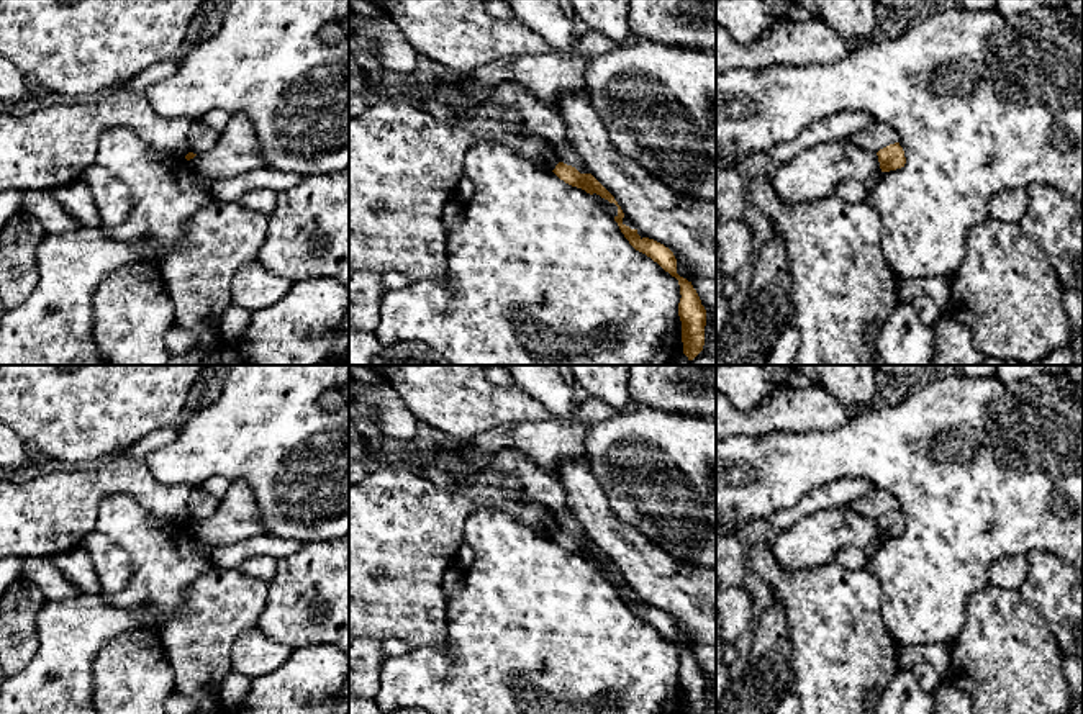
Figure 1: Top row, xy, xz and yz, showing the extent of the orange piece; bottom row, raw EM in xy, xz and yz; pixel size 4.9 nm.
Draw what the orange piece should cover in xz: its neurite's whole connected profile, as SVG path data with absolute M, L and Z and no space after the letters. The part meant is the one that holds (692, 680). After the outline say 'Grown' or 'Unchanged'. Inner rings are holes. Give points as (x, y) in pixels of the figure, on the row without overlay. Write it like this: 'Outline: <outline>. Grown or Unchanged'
Outline: M559 529L552 539L565 550L582 555L590 562L596 560L601 565L618 573L618 581L614 583L614 588L618 590L621 599L629 608L629 611L636 617L650 624L665 639L668 639L672 644L678 647L680 662L682 662L680 670L678 670L678 683L682 688L683 714L703 714L706 676L701 671L701 667L696 657L693 655L691 648L688 648L687 645L677 640L677 626L673 619L654 606L641 604L637 601L637 596L631 596L629 593L626 593L623 590L624 580L621 573L618 572L614 563L591 540L580 540L575 534L567 532L564 529Z. Unchanged

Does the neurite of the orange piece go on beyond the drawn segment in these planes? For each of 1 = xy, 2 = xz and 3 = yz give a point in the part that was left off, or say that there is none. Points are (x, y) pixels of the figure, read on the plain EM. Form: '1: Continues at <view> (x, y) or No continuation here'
1: No continuation here
2: No continuation here
3: No continuation here

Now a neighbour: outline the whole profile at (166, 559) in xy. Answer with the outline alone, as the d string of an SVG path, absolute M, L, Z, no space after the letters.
M123 491L102 499L97 531L134 563L129 583L103 598L116 608L141 611L141 626L156 632L175 616L185 590L216 568L208 549L193 542L185 524L154 516Z

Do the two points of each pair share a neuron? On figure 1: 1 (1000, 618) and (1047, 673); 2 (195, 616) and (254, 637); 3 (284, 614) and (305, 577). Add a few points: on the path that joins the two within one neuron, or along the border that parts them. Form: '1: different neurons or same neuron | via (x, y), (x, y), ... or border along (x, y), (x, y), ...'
1: same neuron | via (1005, 631), (1034, 660)
2: different neurons | border along (256, 626), (235, 641), (231, 670)
3: same neuron | via (294, 605), (295, 593), (302, 587)

